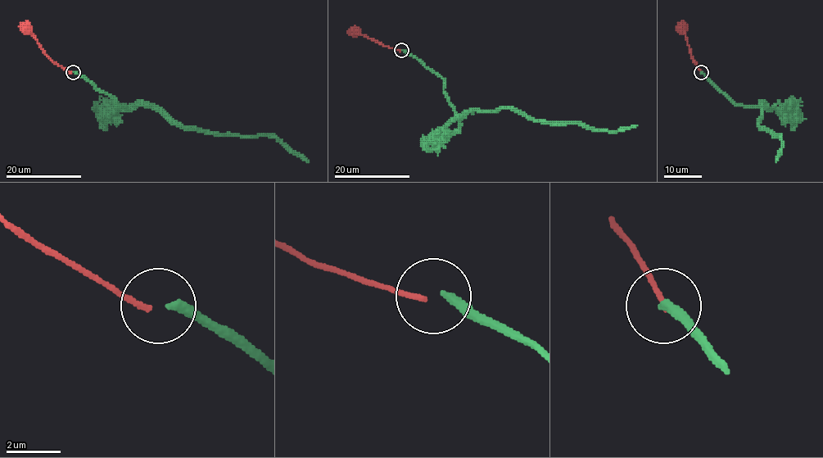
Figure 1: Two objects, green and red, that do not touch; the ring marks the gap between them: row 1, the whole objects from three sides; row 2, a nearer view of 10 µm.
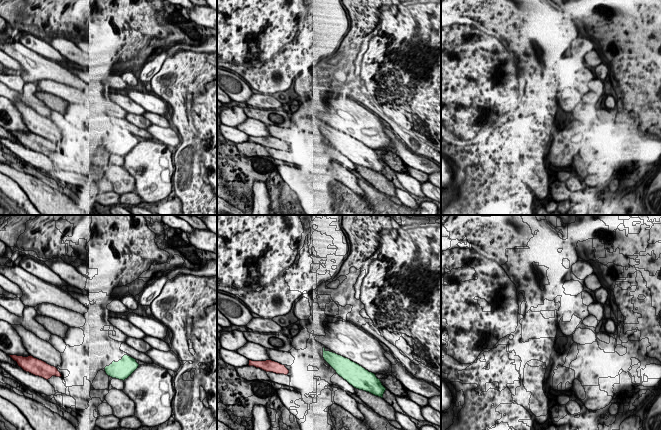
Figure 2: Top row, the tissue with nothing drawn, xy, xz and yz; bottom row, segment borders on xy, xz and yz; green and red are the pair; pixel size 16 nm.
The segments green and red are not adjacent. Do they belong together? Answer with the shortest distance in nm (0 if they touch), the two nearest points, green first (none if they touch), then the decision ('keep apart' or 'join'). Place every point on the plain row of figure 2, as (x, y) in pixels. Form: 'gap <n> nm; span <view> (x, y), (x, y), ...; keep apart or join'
gap 600 nm; span xz (323, 133), (288, 146); keep apart

